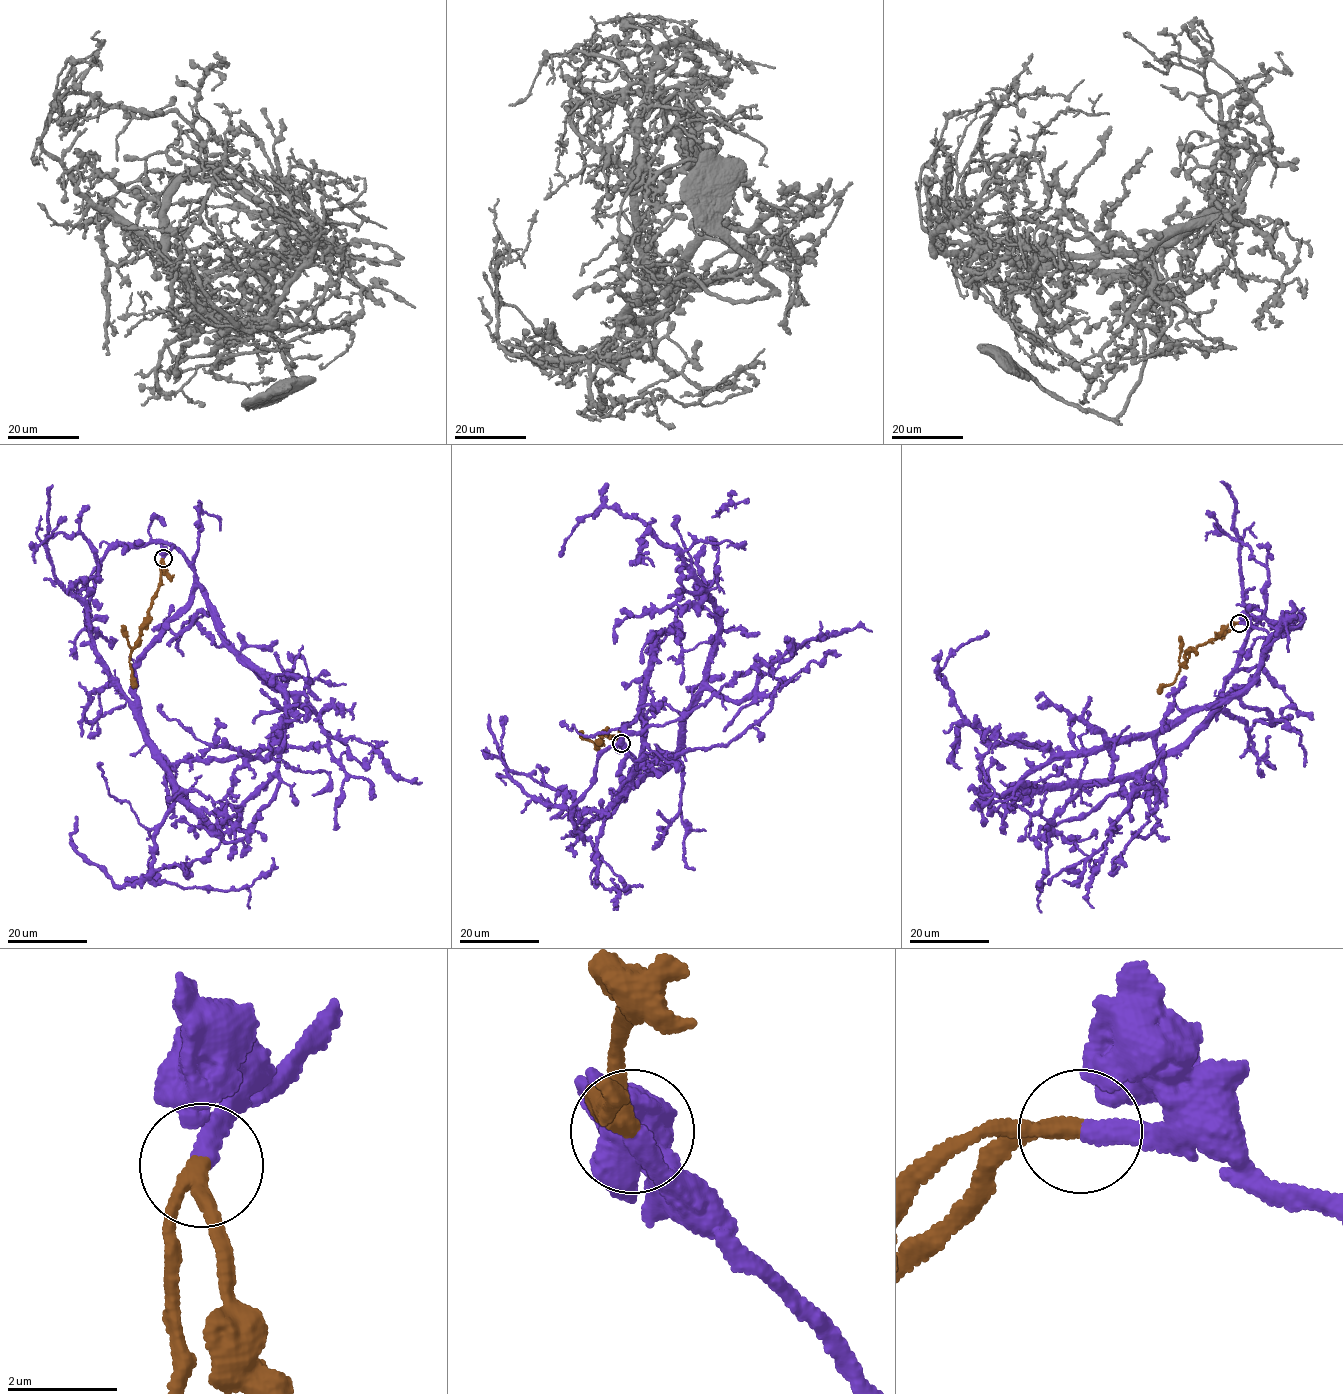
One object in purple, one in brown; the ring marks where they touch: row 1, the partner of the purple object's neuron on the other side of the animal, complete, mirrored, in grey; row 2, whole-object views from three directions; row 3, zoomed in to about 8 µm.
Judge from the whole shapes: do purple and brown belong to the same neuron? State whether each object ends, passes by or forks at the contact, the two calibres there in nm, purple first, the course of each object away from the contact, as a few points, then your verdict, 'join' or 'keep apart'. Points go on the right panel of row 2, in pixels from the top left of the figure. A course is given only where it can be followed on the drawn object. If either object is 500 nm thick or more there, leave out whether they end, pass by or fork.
purple ends there; brown passes by; 360 nm thick on the purple side, 240 nm on the other; purple runs (1239, 623), (1268, 633), (1257, 680), (1159, 760), (1081, 790), (1047, 828), (1084, 817), (1109, 795), (1161, 792); brown runs (1239, 623), (1221, 636), (1186, 654), (1185, 664), (1180, 666), (1172, 683), (1164, 685), (1158, 693); join

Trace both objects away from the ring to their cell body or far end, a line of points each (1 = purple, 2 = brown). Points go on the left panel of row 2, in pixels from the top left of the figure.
1: (163, 558), (177, 549), (194, 589), (135, 668), (175, 787), (149, 875), (115, 884), (74, 848), (76, 816)
2: (163, 558), (160, 583), (129, 661), (136, 687)

